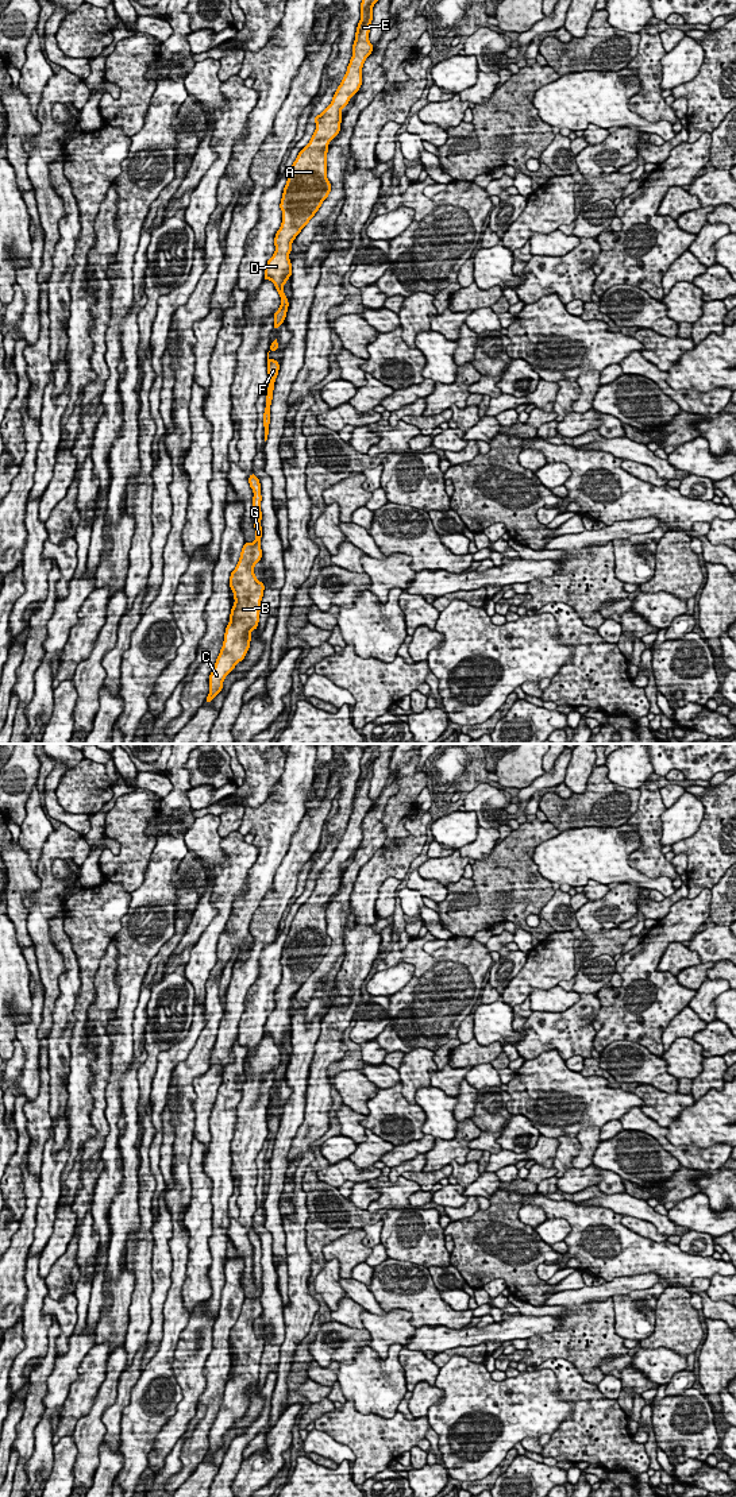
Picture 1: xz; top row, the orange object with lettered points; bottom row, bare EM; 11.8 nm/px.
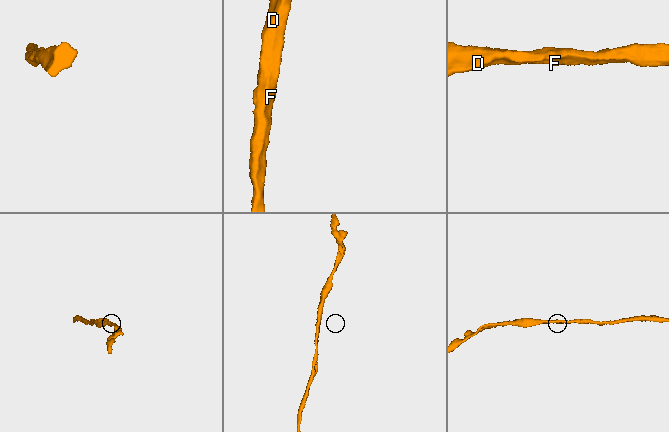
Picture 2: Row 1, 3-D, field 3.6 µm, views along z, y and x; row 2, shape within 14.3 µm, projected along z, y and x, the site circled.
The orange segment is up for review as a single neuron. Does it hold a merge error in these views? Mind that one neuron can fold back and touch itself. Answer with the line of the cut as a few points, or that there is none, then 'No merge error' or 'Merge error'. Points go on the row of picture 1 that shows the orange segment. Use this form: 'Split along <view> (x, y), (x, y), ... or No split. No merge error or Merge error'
No split. No merge error

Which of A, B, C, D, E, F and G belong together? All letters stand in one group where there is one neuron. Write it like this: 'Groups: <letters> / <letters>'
Groups: A B C D E F G

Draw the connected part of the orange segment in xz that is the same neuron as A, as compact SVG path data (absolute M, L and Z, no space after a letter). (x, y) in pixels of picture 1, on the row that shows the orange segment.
M362 0L361 20L357 27L352 45L352 57L347 72L335 92L331 104L313 120L316 130L309 143L301 148L290 167L284 188L280 208L282 223L274 238L275 251L265 267L265 278L270 279L280 297L281 305L274 312L273 329L281 327L286 317L289 301L284 293L284 285L292 275L289 252L292 242L309 223L331 192L331 182L327 180L327 146L339 134L342 123L342 108L357 94L362 85L362 67L371 54L374 45L369 42L373 7L378 0Z

